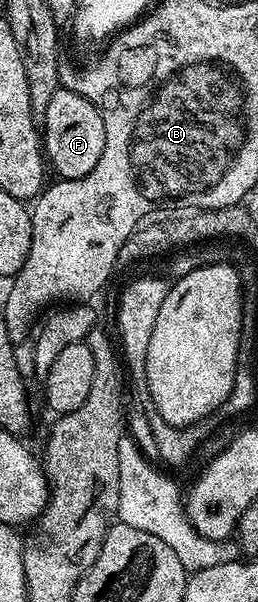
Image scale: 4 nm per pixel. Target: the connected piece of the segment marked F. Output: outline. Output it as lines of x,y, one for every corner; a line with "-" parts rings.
56,90
42,115
42,150
47,165
53,166
61,179
81,178
98,164
102,148
106,148
106,124
102,124
98,108
78,92

